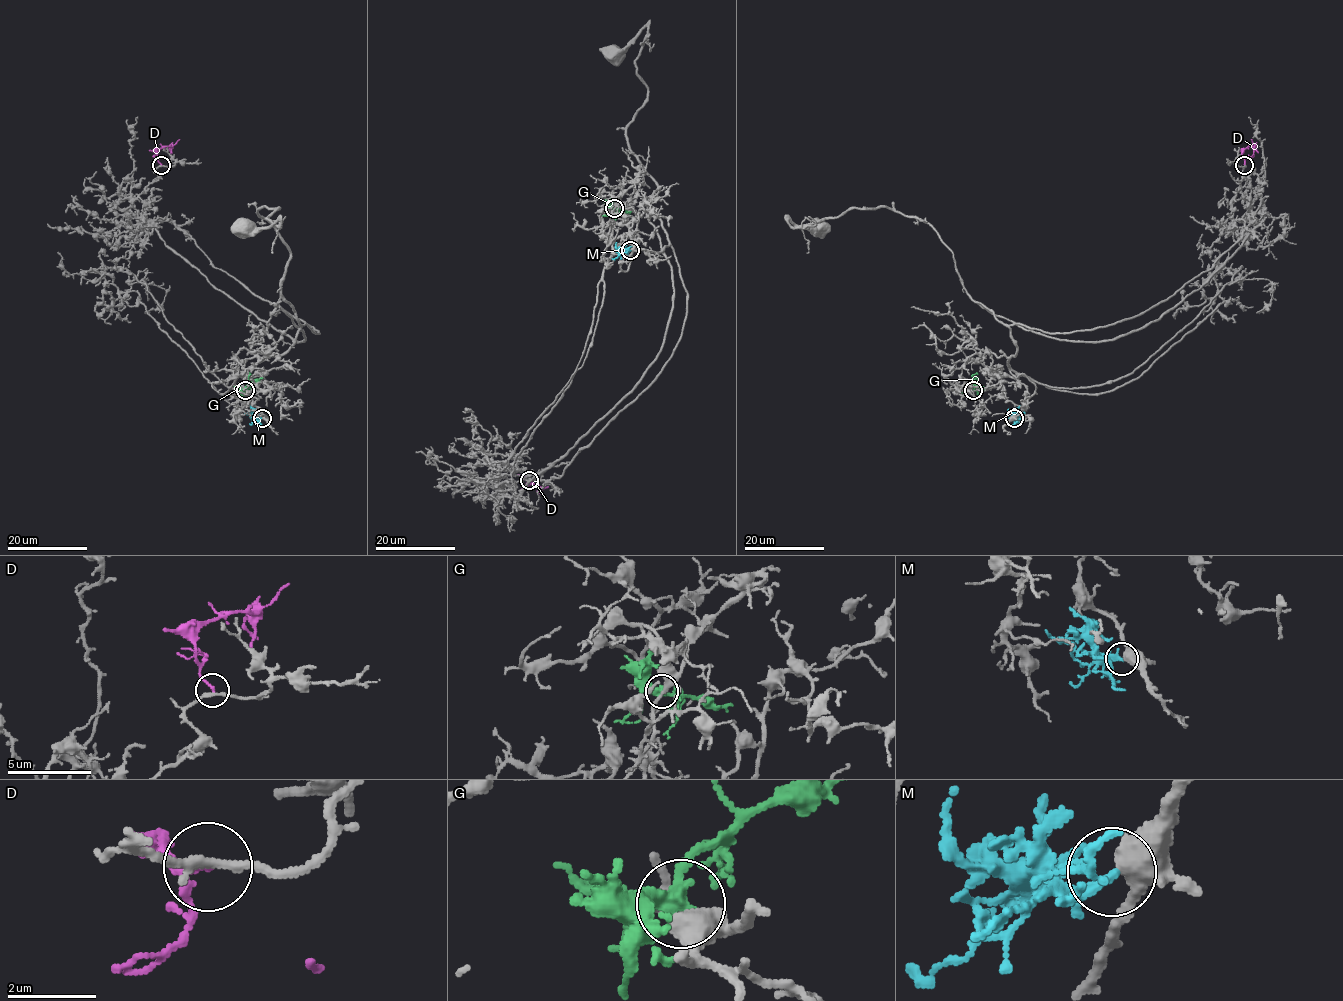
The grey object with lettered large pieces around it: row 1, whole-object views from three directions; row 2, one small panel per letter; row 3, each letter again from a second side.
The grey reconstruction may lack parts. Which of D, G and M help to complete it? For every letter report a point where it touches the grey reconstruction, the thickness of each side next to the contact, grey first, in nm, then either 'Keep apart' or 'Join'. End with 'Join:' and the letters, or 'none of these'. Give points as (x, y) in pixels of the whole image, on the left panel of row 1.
D: Touches grey at (161, 165). Thickness 190 nm (grey) against 170 nm. Join
G: Touches grey at (245, 390). Thickness 300 nm (grey) against 360 nm. Keep apart
M: Touches grey at (262, 418). Thickness 460 nm (grey) against 200 nm. Keep apart
Join: D

